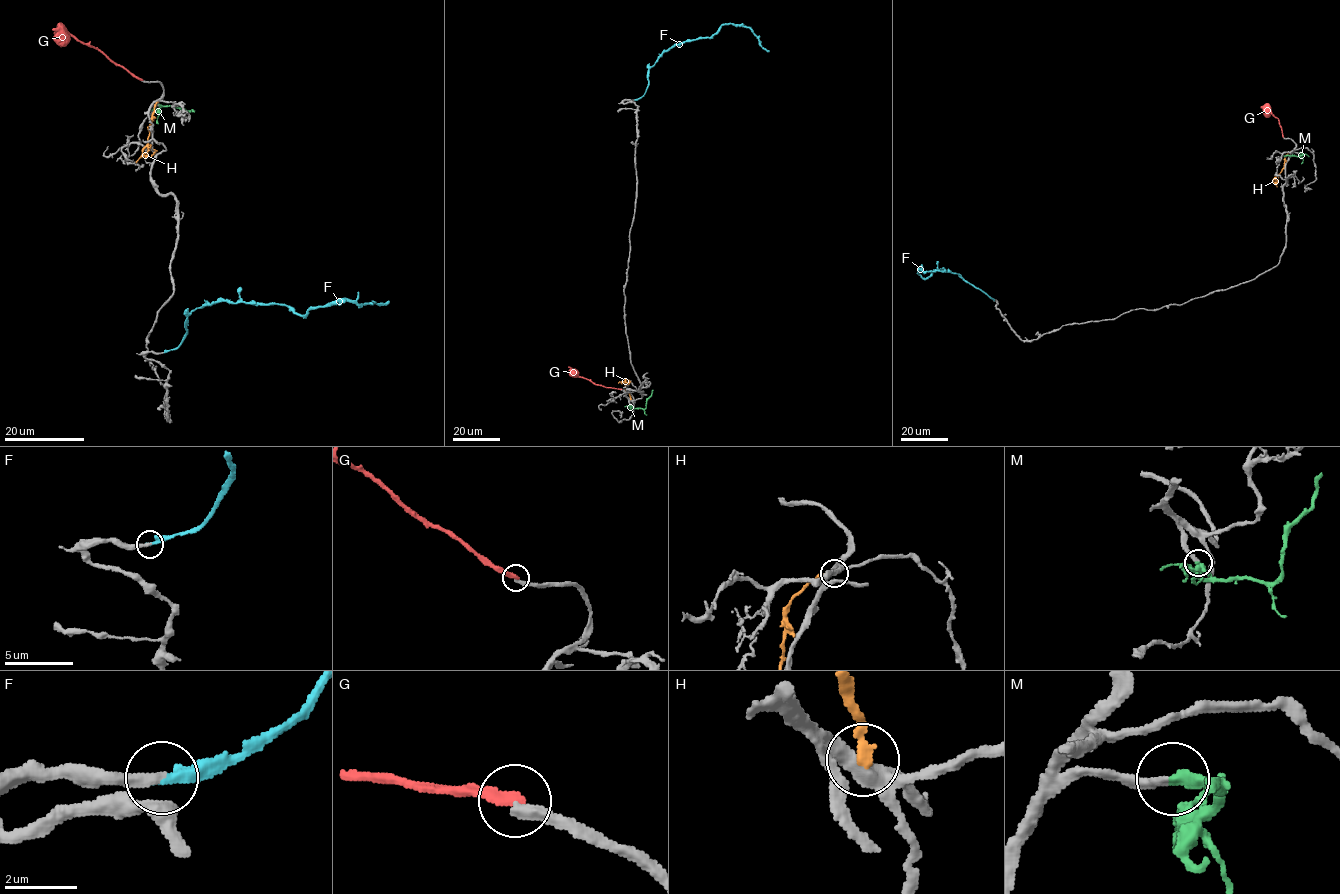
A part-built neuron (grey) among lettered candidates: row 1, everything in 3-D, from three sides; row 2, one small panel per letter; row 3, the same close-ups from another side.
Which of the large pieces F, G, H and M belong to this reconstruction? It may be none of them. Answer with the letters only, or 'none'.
F, M

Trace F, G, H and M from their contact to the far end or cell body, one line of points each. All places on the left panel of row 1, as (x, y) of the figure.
F: (162, 352), (182, 341), (186, 318), (194, 309), (223, 301), (284, 304), (301, 315), (333, 303), (389, 301)
G: (141, 79), (64, 30), (52, 29)
H: (156, 102), (148, 142), (142, 154), (149, 157), (155, 151), (153, 149)
M: (158, 105), (194, 112)

